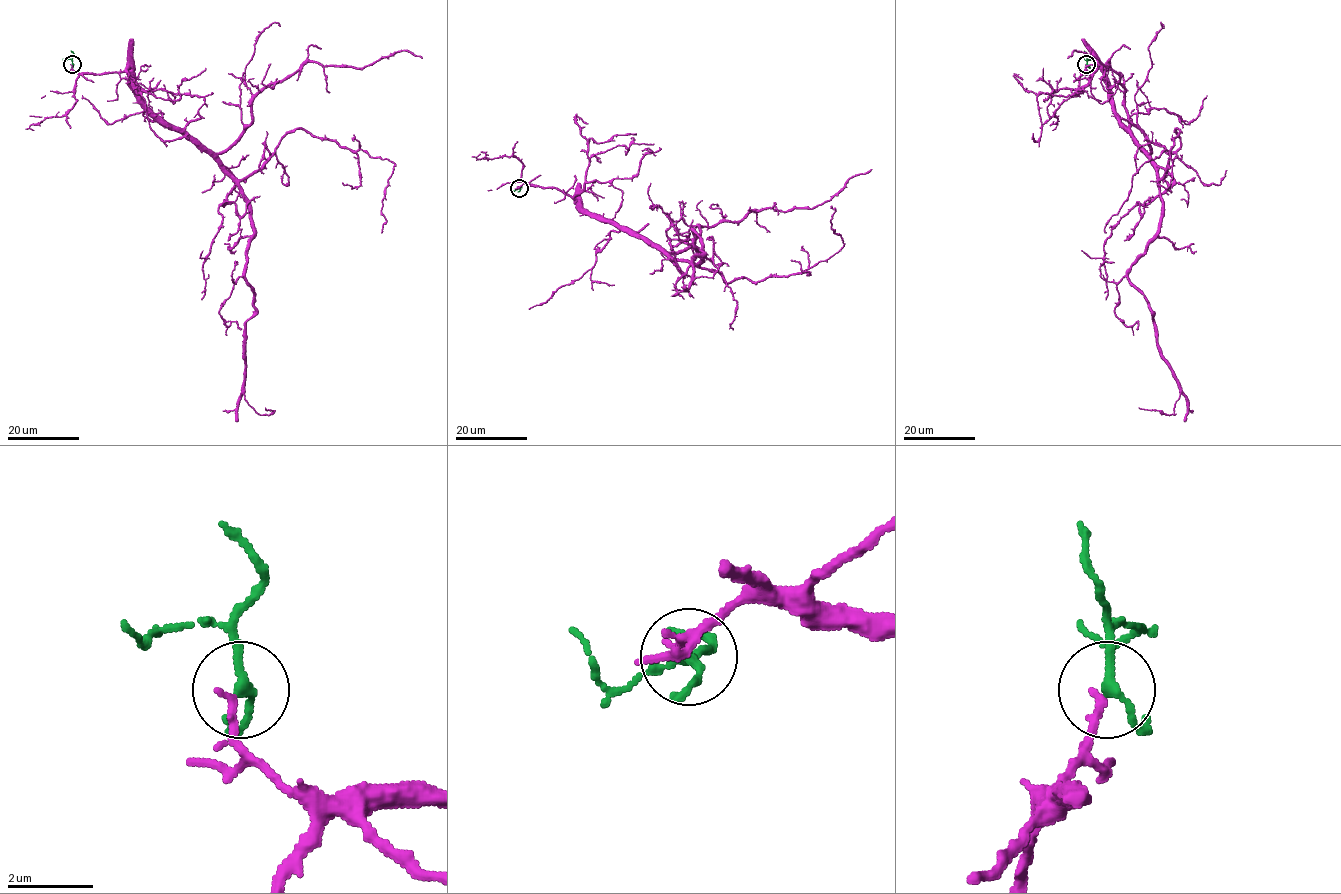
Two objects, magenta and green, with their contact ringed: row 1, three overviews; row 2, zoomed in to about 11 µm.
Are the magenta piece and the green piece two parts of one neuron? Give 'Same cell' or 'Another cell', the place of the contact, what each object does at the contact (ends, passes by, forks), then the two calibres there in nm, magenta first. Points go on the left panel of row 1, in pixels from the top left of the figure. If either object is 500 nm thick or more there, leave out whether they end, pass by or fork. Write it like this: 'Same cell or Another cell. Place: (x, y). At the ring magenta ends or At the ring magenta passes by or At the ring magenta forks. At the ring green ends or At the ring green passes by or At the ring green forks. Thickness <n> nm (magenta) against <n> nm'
Same cell. Place: (72, 64). At the ring magenta passes by. At the ring green passes by. Thickness 130 nm (magenta) against 200 nm

